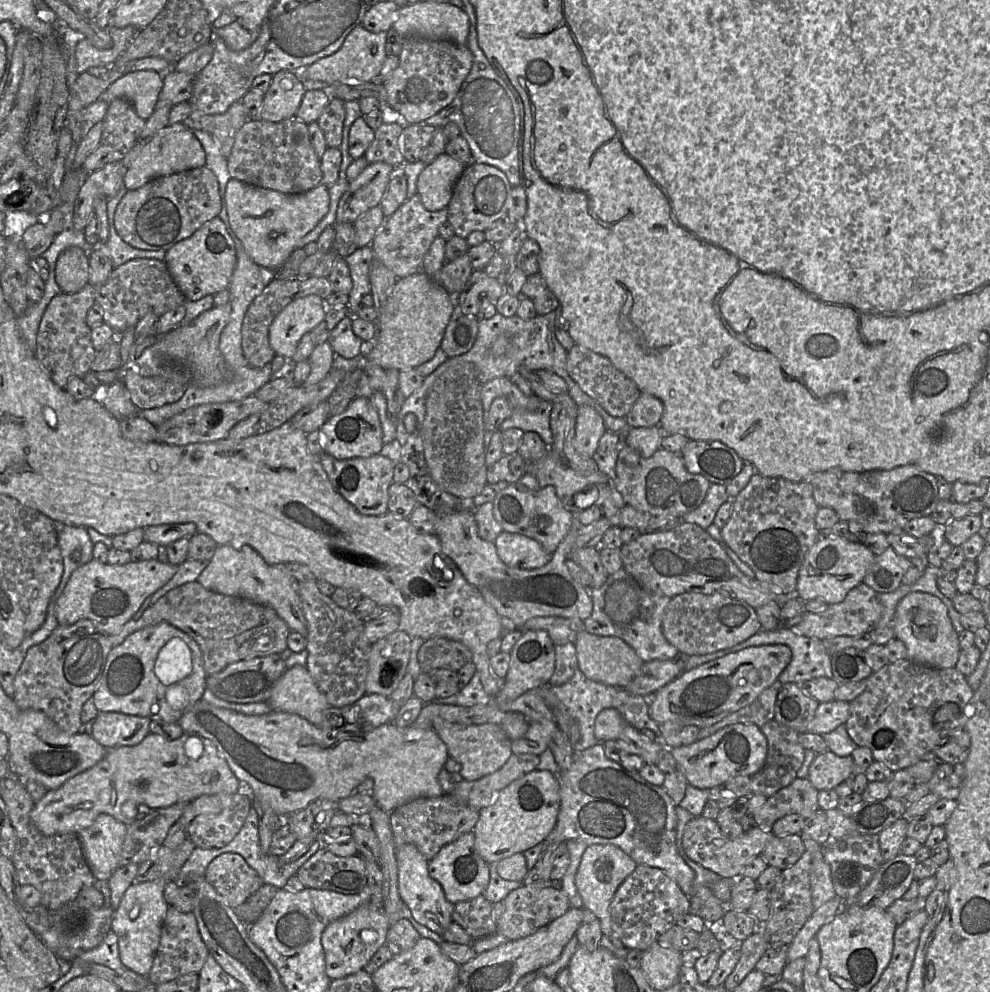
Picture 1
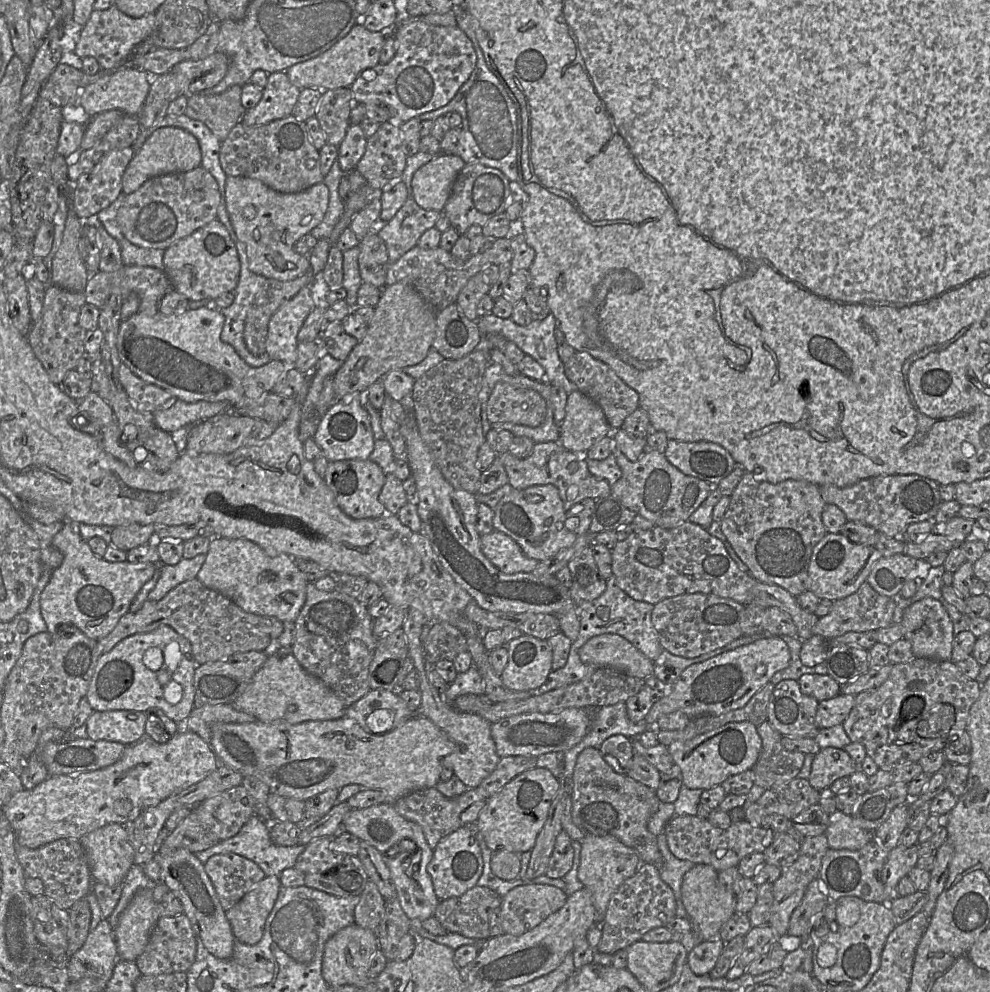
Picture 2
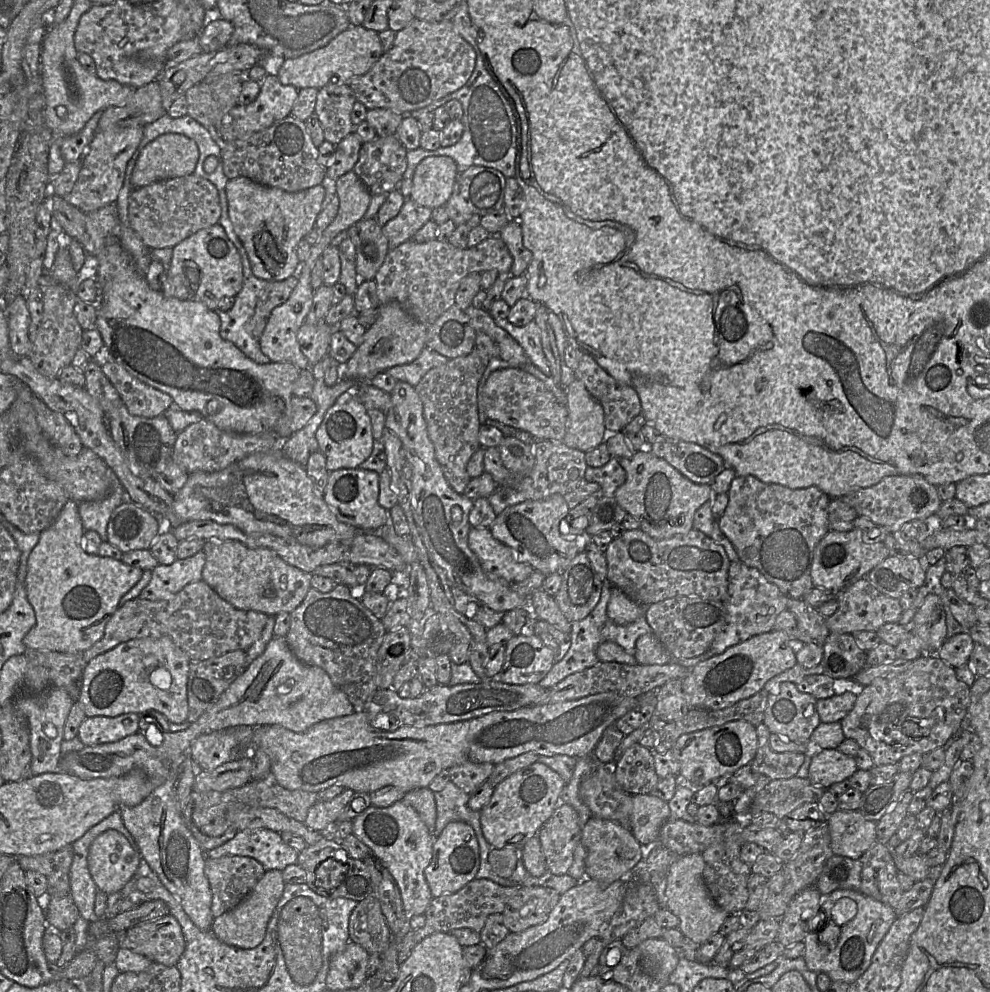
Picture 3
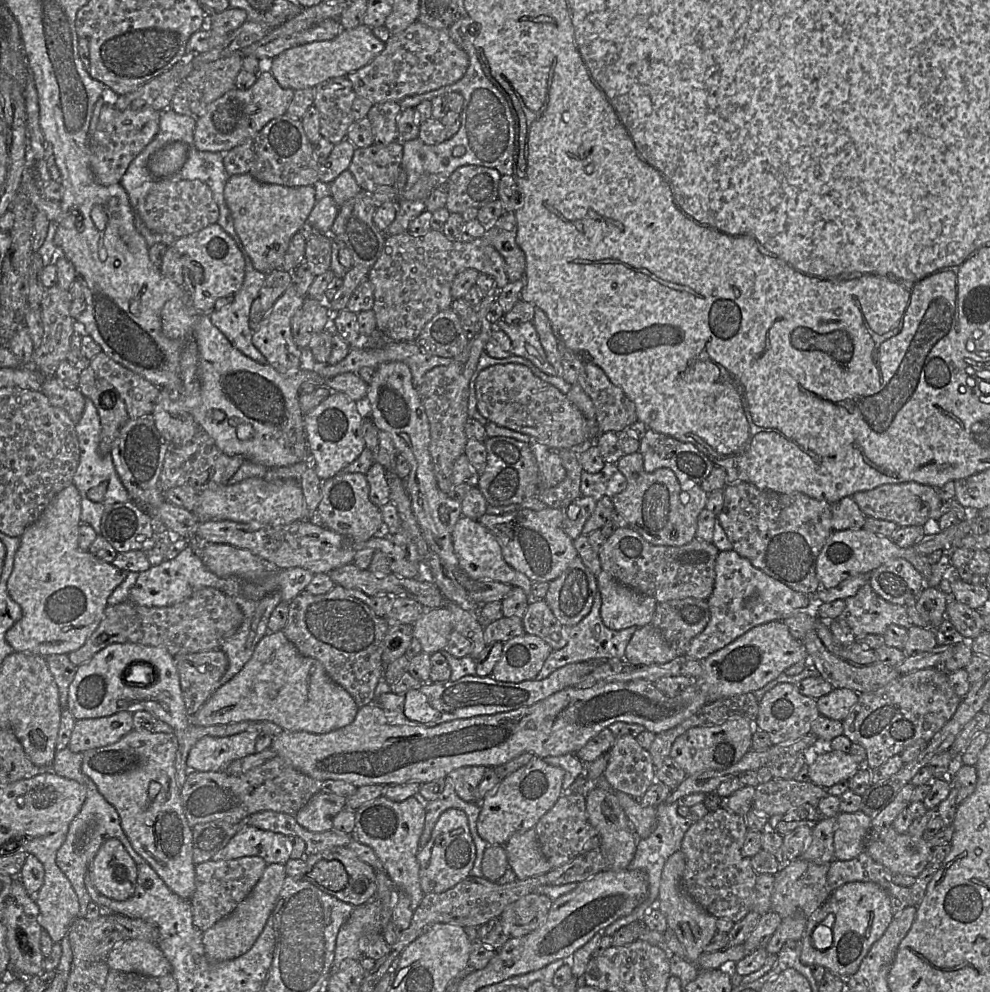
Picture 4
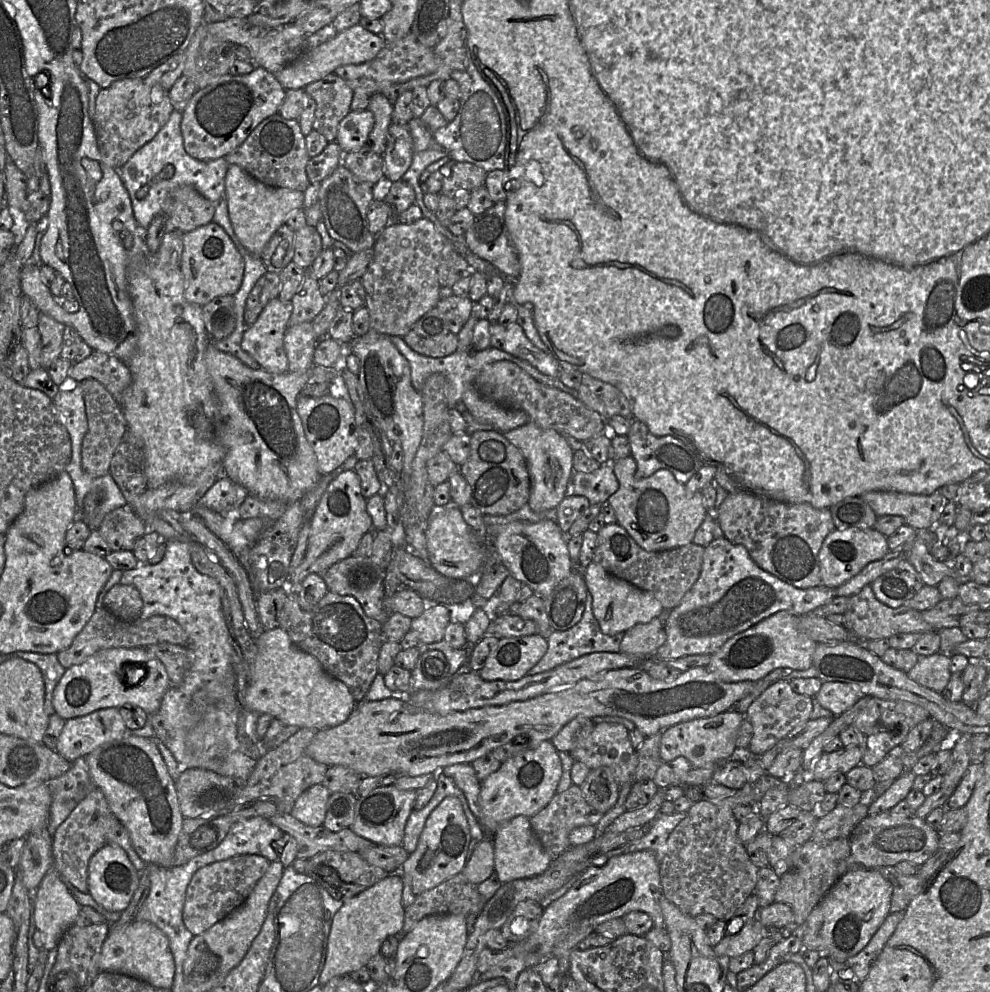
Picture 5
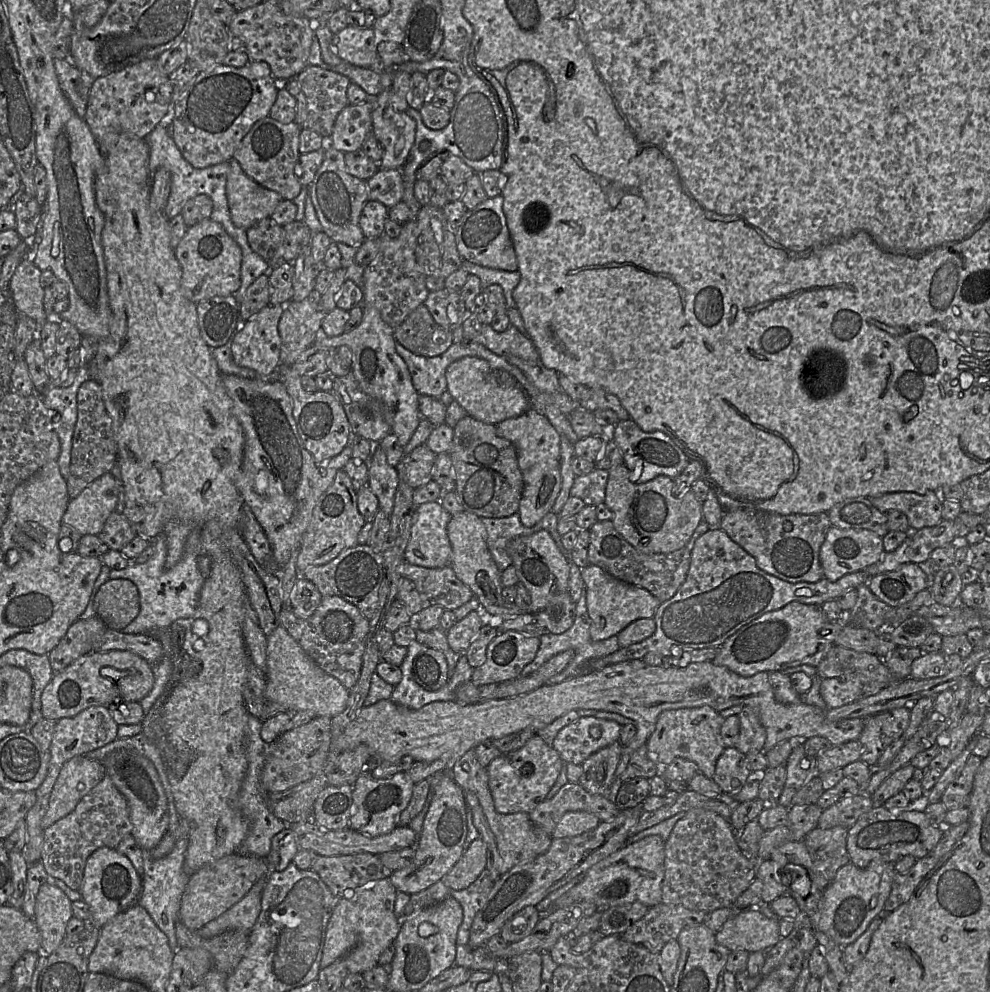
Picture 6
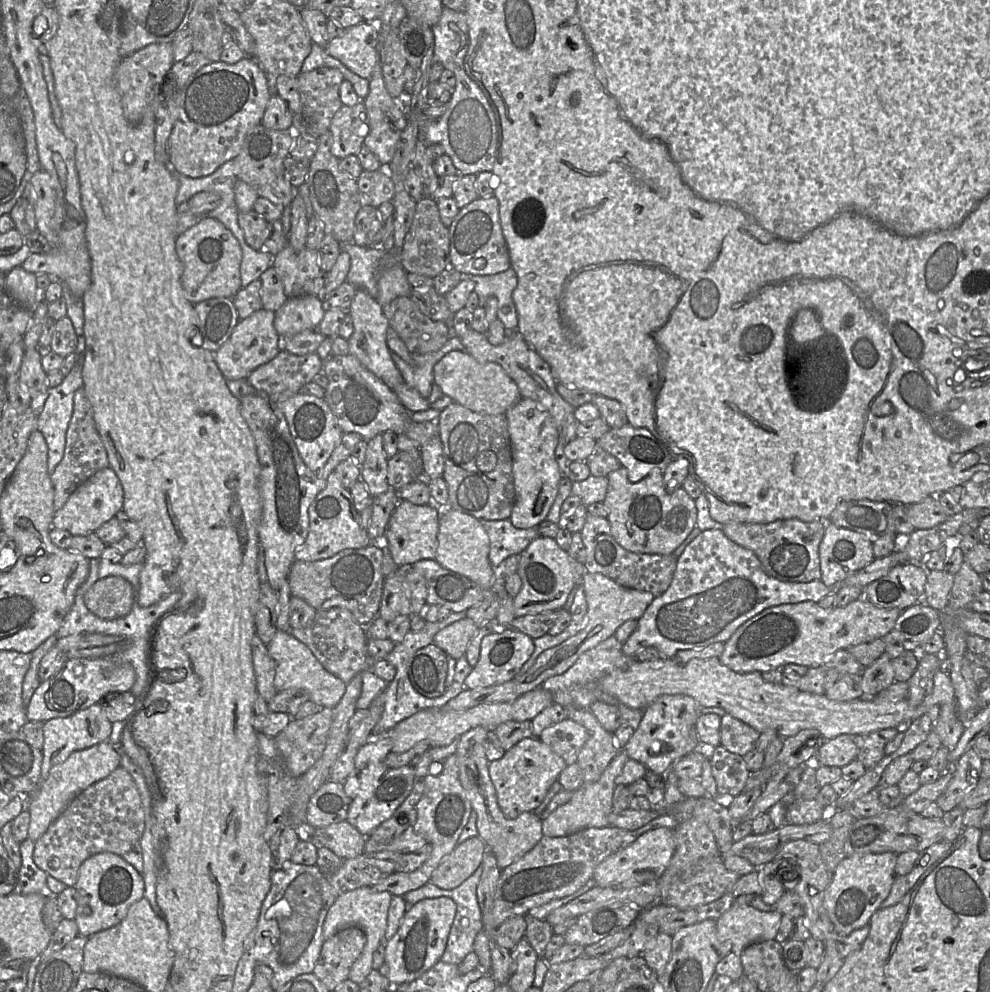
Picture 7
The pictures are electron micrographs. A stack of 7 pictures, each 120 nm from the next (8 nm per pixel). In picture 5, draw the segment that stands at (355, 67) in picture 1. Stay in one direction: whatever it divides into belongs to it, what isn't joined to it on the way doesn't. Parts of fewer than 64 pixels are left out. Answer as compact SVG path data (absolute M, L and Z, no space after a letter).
M360 24L341 32L336 32L327 41L310 47L294 62L274 73L284 89L304 89L308 84L334 73L339 66L361 64L373 59L384 47L385 41L381 35L374 34Z

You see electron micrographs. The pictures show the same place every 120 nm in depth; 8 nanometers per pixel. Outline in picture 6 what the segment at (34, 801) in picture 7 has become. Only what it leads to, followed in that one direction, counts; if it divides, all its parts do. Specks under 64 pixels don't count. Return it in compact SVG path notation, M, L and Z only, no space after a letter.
M85 755L73 757L62 767L42 820L44 830L71 813L81 799L105 776L105 765Z

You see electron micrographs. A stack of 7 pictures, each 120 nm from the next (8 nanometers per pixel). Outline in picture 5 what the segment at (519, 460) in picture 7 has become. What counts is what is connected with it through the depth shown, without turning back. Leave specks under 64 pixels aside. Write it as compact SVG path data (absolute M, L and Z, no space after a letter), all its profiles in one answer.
M532 422L502 433L504 437L522 452L530 475L531 488L527 504L535 512L556 509L570 492L574 474L574 450L565 438L552 429L543 429Z

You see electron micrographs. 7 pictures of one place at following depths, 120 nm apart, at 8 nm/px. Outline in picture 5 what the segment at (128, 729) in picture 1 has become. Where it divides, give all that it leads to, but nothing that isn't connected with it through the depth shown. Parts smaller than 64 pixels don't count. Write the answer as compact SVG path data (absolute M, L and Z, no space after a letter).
M118 708L99 709L66 720L55 750L72 763L105 743L121 739L128 731Z

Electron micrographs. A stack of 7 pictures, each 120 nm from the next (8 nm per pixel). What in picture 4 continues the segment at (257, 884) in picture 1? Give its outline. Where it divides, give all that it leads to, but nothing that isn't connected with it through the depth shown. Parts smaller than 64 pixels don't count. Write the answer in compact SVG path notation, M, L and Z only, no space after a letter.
M259 856L209 860L196 865L195 891L190 899L194 925L205 932L229 916L250 894L268 864Z

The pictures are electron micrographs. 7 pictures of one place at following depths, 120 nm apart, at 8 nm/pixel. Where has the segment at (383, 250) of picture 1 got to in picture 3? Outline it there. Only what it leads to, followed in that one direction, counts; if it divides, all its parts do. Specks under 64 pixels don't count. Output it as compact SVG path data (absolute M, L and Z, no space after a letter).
M407 198L399 213L383 226L389 249L413 239L416 232L432 219L432 209Z

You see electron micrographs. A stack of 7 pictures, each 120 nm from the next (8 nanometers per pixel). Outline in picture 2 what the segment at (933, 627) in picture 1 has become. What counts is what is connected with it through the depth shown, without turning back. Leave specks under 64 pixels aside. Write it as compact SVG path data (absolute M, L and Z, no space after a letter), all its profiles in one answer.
M926 597L910 605L904 610L900 625L915 658L951 660L953 624L938 600Z

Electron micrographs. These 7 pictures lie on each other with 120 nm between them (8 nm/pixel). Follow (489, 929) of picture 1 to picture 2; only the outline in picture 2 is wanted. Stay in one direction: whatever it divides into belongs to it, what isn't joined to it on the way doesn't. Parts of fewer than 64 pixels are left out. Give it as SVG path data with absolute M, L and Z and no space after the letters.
M479 885L466 891L458 897L451 897L439 901L434 916L449 933L457 933L475 940L488 940L490 938L489 917L493 909L499 908L502 902L493 890Z

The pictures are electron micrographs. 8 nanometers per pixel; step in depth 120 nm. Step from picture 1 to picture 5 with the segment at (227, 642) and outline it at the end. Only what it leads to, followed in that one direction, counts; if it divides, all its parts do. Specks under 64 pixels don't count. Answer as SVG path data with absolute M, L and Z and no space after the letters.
M105 606L95 610L83 629L75 636L71 645L57 653L60 664L65 668L82 663L95 652L108 648L147 647L168 642L186 646L187 637L181 625L168 616L154 615L147 619L126 622L114 616Z

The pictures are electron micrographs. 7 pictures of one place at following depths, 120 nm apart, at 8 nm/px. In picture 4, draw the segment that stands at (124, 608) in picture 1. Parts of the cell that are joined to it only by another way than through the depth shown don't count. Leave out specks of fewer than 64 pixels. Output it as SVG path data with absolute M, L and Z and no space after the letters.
M72 483L63 490L61 490L56 496L51 500L48 506L45 508L41 516L25 529L20 537L20 545L14 557L14 564L11 575L7 582L7 590L10 597L17 602L22 609L22 617L18 620L6 633L6 640L14 649L15 652L32 653L41 656L47 656L51 654L66 654L79 649L88 639L88 637L94 632L98 627L105 608L108 606L108 598L111 593L118 587L127 577L129 571L120 569L114 566L112 563L105 562L88 550L83 551L80 549L78 544L78 531L81 524L81 497L78 489Z

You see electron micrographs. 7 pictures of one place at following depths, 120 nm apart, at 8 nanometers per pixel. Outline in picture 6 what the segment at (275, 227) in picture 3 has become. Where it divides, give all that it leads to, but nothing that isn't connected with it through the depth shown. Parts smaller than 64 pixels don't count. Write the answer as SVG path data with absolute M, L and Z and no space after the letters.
M235 159L229 163L226 198L230 216L236 227L246 231L260 220L270 218L283 198L248 177Z

